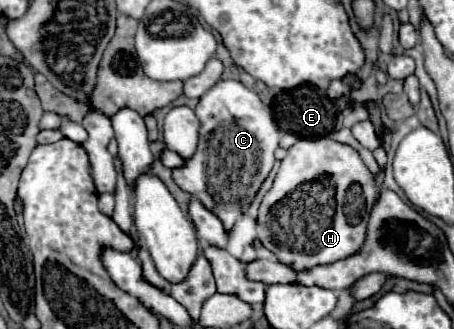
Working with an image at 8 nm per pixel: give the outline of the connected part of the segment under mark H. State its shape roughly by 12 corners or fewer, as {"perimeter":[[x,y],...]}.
{"perimeter":[[330,136],[288,148],[258,238],[306,272],[362,250],[376,180]]}

